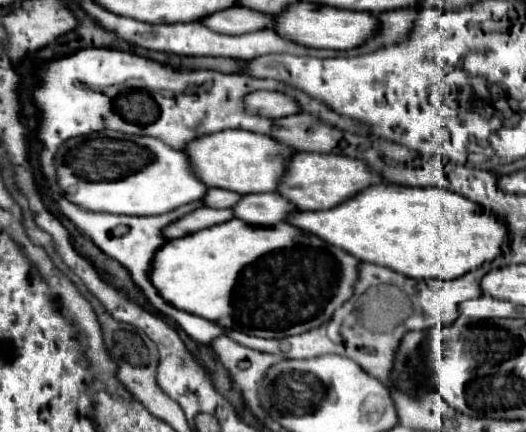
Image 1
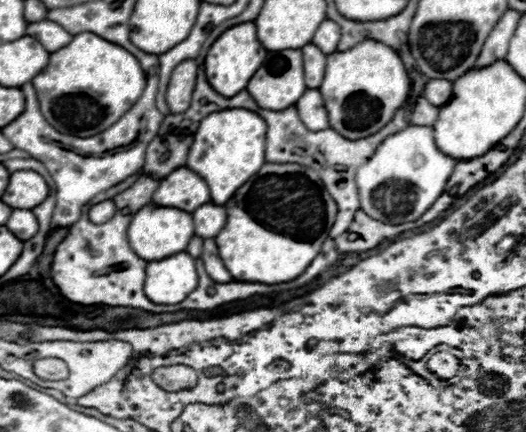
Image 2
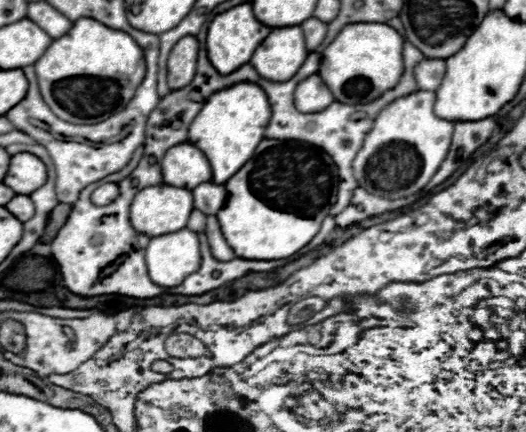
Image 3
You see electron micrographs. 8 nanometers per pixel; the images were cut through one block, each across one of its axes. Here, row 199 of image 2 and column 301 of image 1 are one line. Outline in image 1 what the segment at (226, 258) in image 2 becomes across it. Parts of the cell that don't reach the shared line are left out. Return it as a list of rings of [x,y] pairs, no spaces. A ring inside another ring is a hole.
[[[238,218],[210,226],[206,230],[164,242],[152,258],[148,272],[150,282],[170,306],[194,316],[202,316],[222,328],[238,330],[260,338],[286,338],[302,334],[324,324],[336,308],[350,296],[358,278],[358,260],[344,250],[324,244],[320,238],[302,234],[290,224],[274,224],[268,228],[248,226]]]

